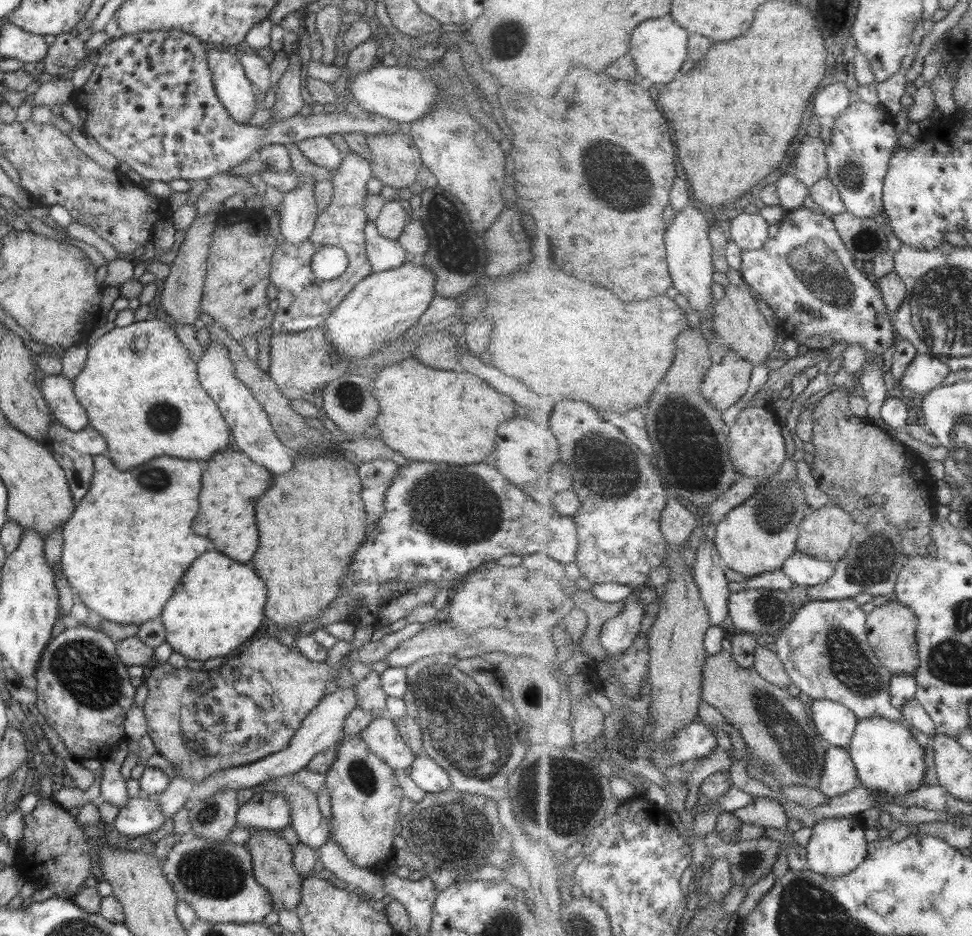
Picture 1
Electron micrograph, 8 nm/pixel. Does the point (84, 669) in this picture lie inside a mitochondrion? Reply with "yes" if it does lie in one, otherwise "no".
yes

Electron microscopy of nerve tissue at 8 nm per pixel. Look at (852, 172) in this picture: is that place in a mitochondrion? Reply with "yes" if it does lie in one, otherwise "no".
yes

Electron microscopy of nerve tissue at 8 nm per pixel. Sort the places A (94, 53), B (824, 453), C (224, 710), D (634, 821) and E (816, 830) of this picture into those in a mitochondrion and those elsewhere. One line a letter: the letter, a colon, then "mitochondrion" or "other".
A: other
B: other
C: mitochondrion
D: other
E: other

